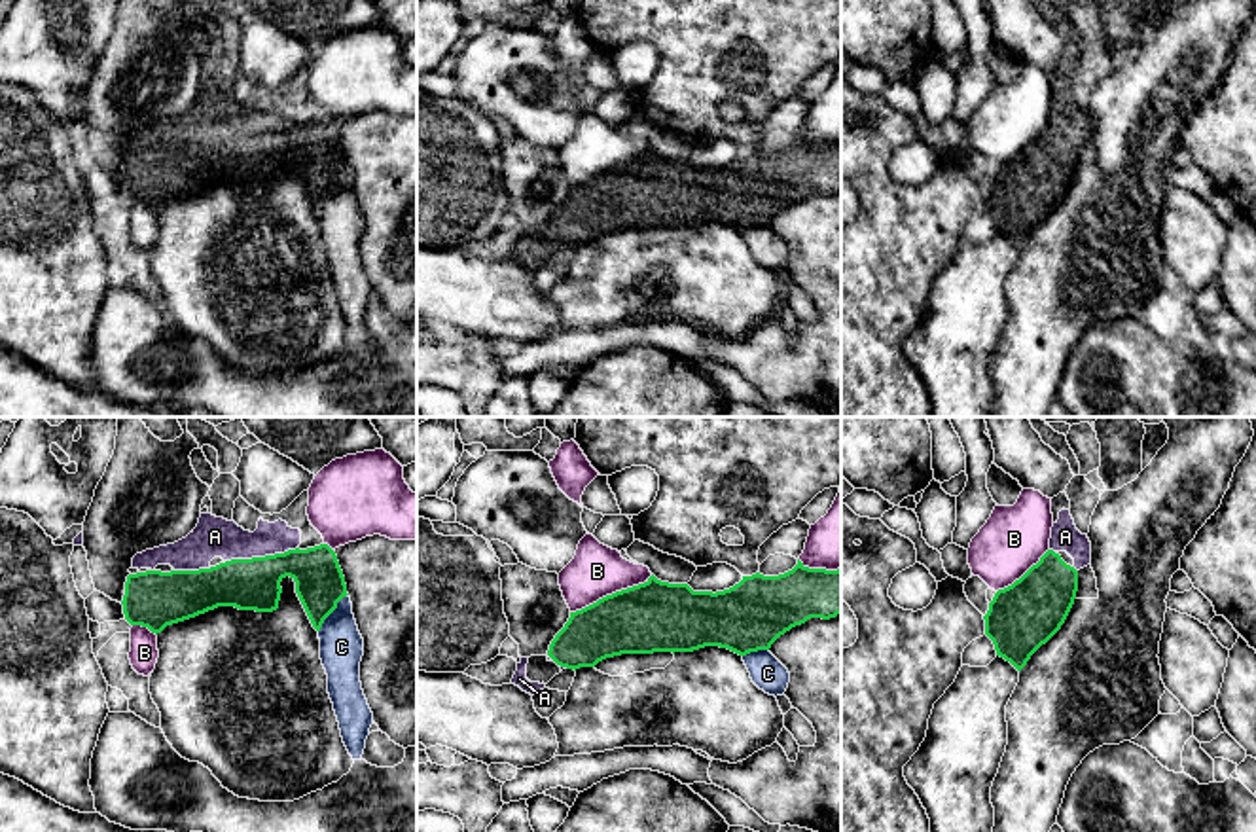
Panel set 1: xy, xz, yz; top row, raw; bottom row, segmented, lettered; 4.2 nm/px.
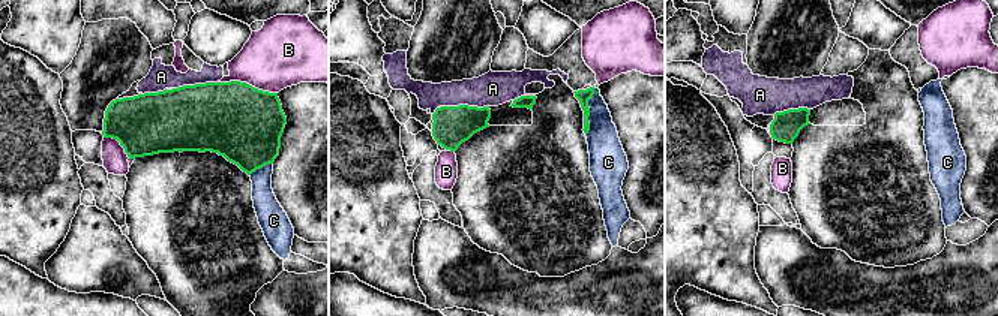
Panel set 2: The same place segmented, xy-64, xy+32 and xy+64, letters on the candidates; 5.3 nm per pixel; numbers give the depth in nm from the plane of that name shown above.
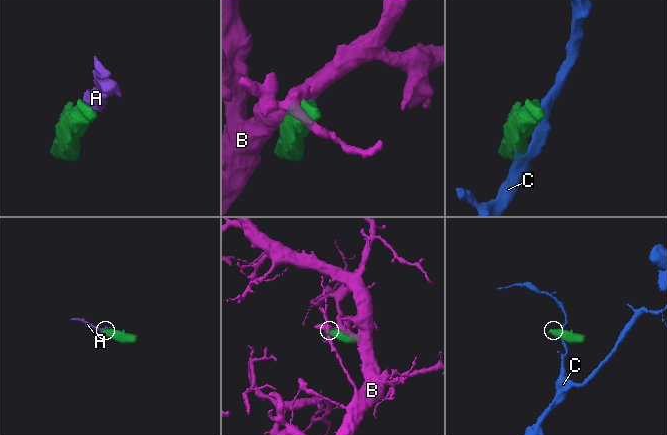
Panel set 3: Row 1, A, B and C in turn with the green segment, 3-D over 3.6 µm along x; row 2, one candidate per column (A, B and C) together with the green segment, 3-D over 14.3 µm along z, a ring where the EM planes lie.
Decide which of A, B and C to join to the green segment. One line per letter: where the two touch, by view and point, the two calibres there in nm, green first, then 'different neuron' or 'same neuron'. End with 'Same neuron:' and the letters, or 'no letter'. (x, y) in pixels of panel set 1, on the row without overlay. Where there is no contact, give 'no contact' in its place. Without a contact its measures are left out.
A: xy (262, 133) | 220/180 nm | same neuron
B: xz (612, 169) | 300/220 nm | different neuron
C: xy (332, 186) | 200/190 nm | different neuron
Same neuron: A

